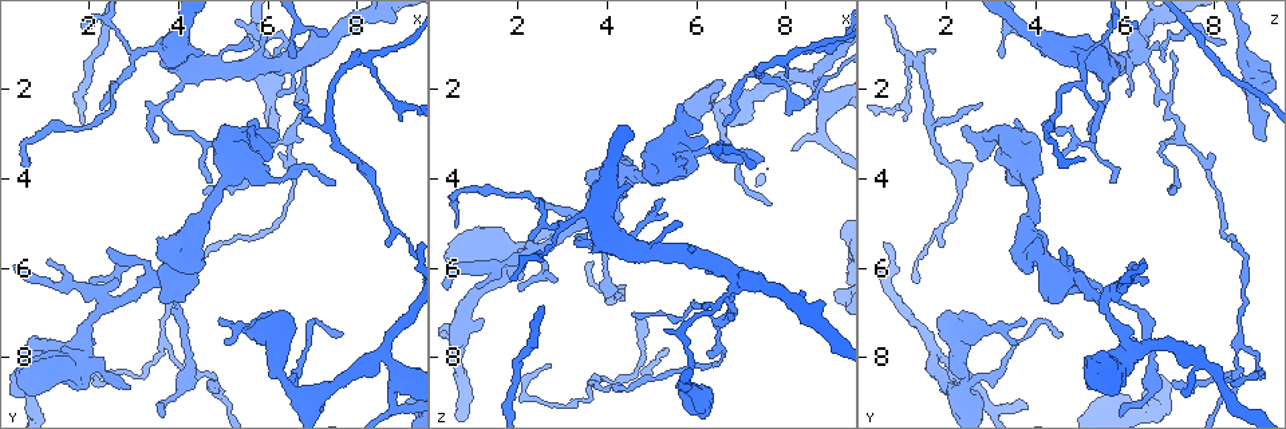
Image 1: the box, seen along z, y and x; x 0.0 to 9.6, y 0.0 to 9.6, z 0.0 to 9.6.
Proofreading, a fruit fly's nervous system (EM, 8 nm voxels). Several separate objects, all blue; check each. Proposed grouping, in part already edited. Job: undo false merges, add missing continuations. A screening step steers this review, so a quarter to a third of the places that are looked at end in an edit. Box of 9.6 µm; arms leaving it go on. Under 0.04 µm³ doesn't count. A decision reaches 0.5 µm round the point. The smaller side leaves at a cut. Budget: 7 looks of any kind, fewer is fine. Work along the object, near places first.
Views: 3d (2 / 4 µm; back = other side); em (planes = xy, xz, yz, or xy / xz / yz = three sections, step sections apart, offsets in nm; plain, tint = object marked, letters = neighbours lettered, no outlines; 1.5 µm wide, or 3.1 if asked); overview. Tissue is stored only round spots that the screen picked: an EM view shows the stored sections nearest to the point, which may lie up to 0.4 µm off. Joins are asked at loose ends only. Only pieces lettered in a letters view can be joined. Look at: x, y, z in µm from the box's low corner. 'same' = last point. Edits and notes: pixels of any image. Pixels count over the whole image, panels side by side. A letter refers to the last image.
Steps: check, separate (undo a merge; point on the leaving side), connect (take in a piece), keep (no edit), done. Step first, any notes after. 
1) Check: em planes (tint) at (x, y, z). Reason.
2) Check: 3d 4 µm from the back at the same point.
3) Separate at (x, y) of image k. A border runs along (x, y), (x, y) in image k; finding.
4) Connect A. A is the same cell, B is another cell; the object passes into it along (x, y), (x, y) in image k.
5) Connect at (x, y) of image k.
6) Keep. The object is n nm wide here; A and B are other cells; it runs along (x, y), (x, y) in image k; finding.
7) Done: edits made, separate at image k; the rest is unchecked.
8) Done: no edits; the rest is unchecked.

Check: em planes (plain) at (2.05, 6.20, 6.50). An open end.

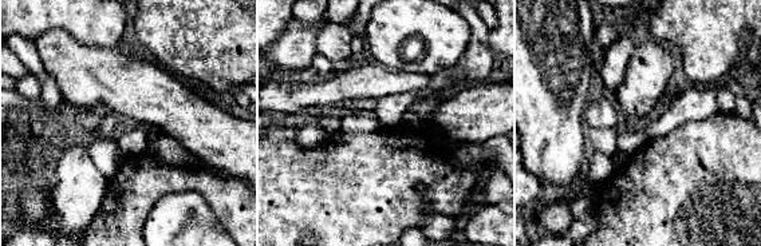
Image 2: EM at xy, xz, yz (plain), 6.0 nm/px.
Check: em planes (letters) at the same point.

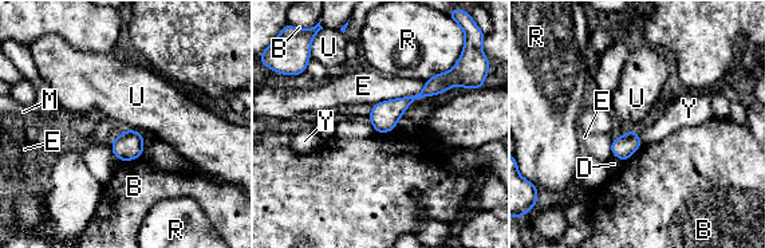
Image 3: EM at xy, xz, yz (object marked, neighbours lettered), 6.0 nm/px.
Connect D. D is the same cell, B, E, M, R, U and Y are other cells; the cell continues.

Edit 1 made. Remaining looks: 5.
Check: em planes (letters) at (7.65, 7.45, 4.65). Tapers out.

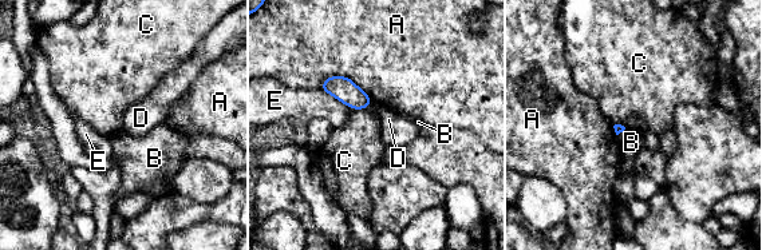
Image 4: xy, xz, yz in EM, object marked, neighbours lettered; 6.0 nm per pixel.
Keep. A, B, C, D and E are other cells; a border runs along (372, 102), (366, 107), (350, 108) in image 4; no lettered piece goes on from it.

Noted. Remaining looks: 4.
Check: 3d 4 µm from the back at (6.55, 7.40, 1.90). Stops while still wide.

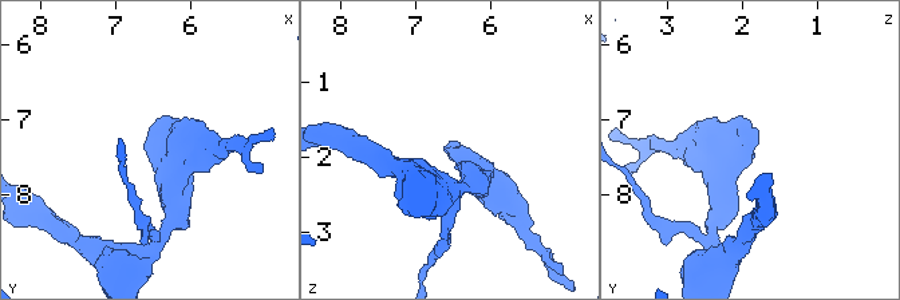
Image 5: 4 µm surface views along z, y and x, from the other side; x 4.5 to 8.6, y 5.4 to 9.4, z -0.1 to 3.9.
Check: em planes (plain) at (6.60, 7.40, 1.85). Now the EM.

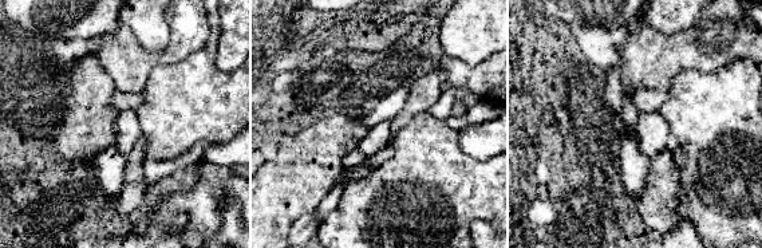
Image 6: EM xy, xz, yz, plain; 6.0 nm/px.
Check: em planes (letters) at the same point. What lies round it.

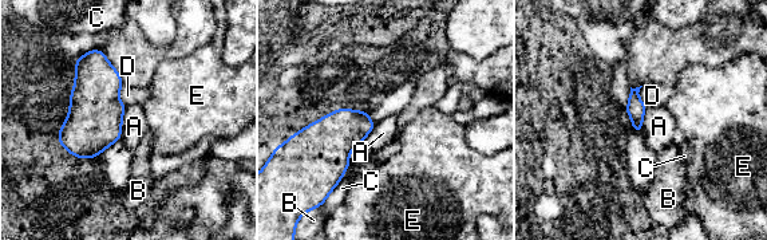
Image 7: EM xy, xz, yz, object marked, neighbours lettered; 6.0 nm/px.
Keep. The longest contact is with A, 200 nm; A, B, C, D and E are other cells; a border runs along (127, 106), (119, 137) in image 7; none of them fits.

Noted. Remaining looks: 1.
Done: edits made, connect at image 3; the rest is unchecked.

